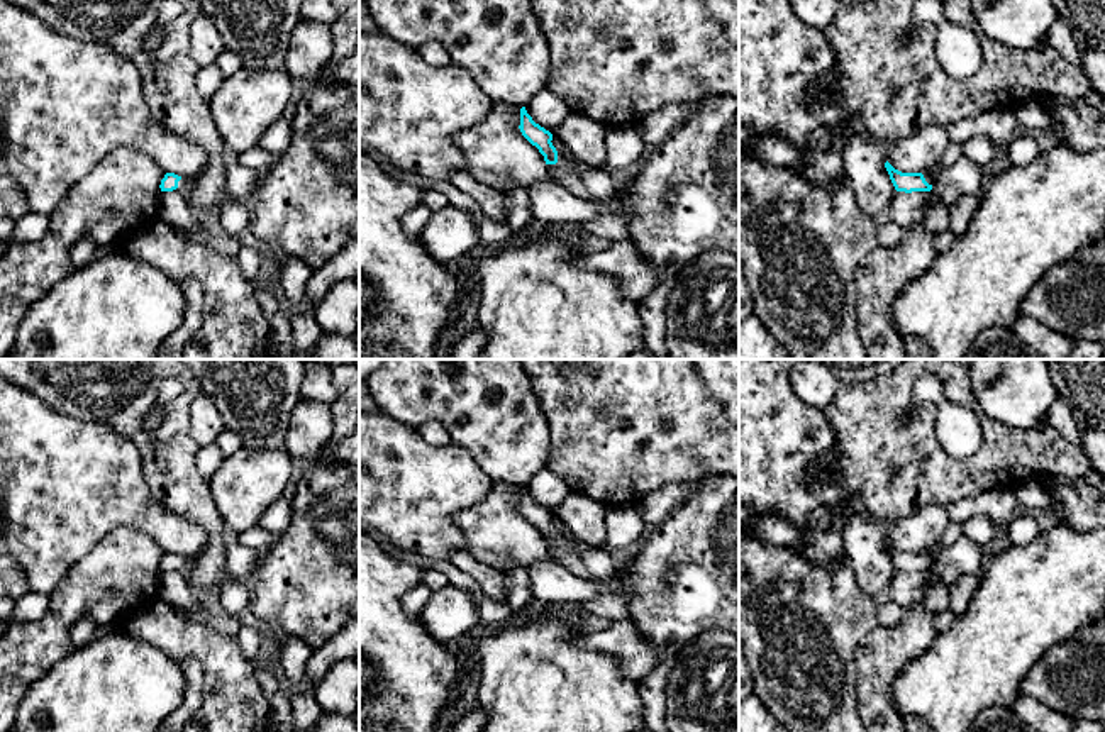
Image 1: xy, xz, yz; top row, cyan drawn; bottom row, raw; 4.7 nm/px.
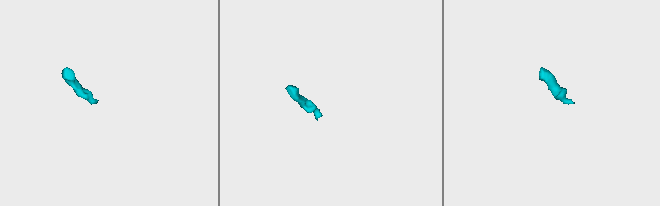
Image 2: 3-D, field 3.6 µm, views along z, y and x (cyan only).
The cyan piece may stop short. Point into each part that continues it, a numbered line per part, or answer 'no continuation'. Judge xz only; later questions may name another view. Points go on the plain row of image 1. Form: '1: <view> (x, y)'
1: xz (566, 556)

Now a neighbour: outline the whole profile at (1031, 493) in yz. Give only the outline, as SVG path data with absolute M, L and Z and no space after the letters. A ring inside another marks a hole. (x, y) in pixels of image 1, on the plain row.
M1037 478L1015 485L1013 490L1020 505L1047 510L1054 515L1058 524L1064 524L1066 513L1063 507L1052 500Z

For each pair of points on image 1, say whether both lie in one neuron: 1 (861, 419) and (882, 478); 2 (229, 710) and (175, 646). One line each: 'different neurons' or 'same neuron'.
1: same neuron
2: same neuron

